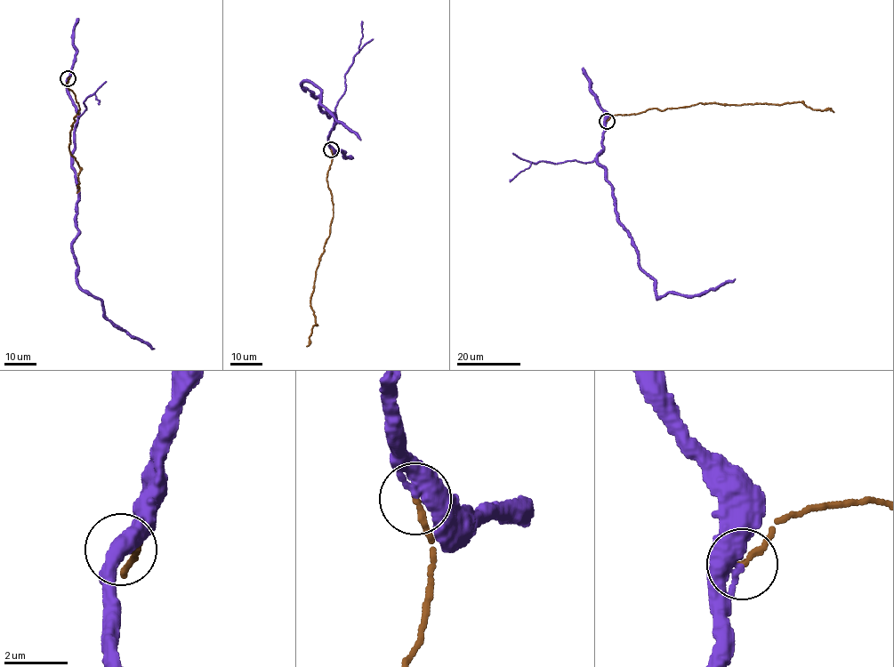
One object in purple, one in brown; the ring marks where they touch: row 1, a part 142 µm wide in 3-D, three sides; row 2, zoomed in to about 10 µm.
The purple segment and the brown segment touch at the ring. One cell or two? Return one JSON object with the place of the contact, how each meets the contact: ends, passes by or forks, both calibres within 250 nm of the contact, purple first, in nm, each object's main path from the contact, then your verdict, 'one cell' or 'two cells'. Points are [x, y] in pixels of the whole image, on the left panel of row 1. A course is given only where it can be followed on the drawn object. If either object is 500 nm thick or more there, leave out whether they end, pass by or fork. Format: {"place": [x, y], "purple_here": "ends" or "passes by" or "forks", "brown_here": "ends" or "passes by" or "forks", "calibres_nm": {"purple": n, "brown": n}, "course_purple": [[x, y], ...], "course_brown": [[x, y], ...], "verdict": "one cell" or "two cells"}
{"place": [68, 78], "purple_here": "passes by", "brown_here": "ends", "calibres_nm": {"purple": 360, "brown": 200}, "course_purple": [[68, 78], [79, 115], [71, 155], [76, 282], [100, 299], [112, 325], [154, 349]], "course_brown": [[68, 78], [67, 86], [75, 94], [80, 109], [74, 116], [68, 145], [80, 167], [76, 192]], "verdict": "one cell"}

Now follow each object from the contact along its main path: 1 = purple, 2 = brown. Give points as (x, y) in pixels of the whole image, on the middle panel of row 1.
1: (331, 149), (335, 114), (301, 83), (319, 89), (321, 105), (360, 140)
2: (330, 149), (332, 158), (326, 180), (332, 196), (333, 217), (316, 271), (310, 305), (316, 324), (307, 346)

